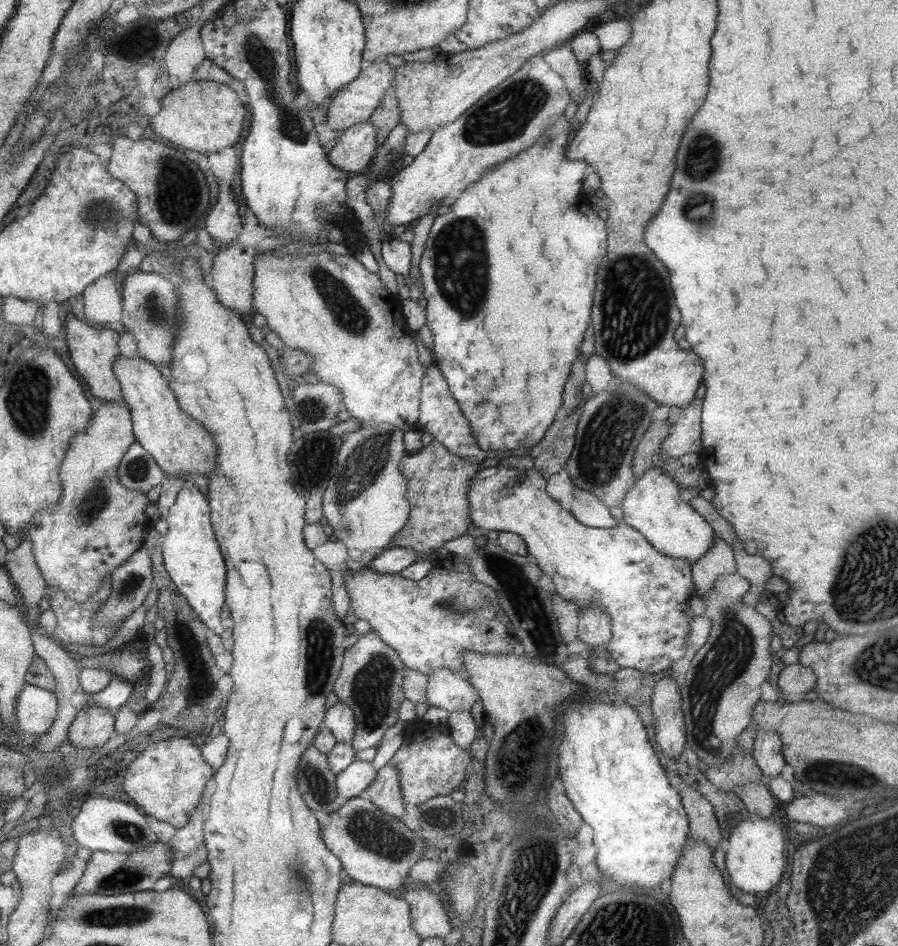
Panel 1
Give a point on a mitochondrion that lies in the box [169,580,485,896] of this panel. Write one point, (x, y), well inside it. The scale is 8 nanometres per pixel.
(372, 688)

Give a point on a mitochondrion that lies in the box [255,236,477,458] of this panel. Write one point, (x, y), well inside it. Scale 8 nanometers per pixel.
(347, 311)

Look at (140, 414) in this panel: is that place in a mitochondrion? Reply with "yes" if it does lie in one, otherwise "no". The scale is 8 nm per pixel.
no

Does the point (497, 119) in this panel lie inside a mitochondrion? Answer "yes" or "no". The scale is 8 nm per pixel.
yes

